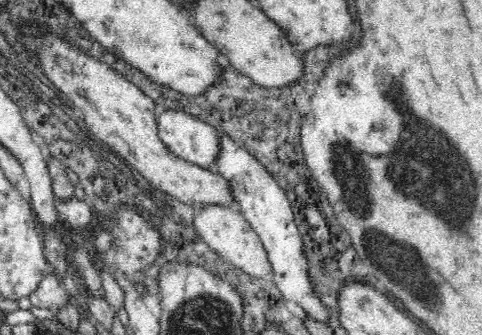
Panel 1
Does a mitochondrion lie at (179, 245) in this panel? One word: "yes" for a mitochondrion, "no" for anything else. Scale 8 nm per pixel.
no

